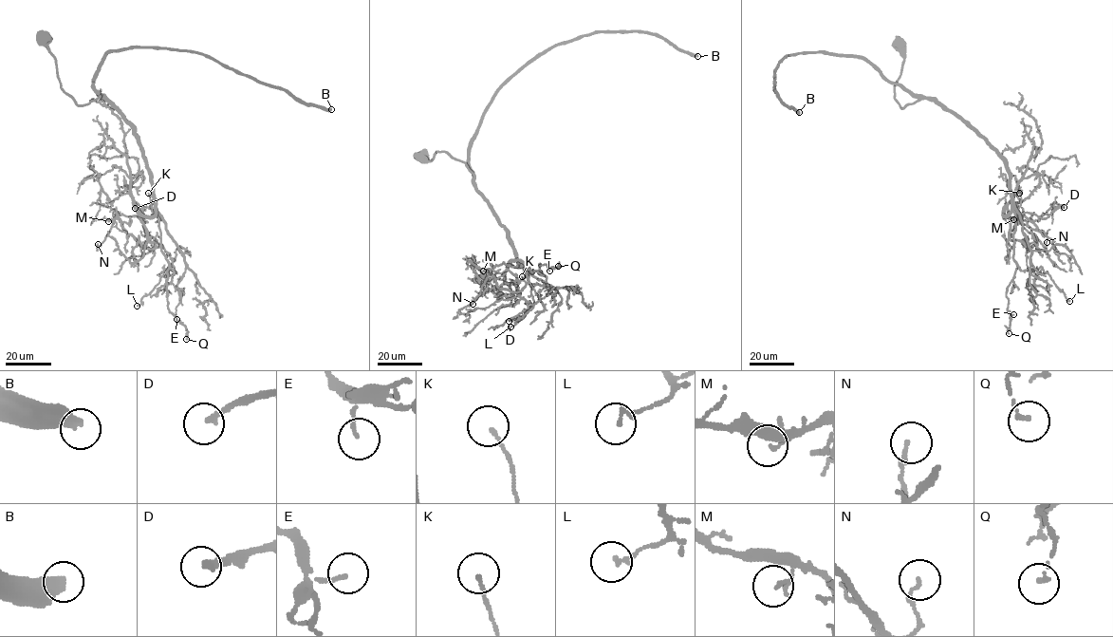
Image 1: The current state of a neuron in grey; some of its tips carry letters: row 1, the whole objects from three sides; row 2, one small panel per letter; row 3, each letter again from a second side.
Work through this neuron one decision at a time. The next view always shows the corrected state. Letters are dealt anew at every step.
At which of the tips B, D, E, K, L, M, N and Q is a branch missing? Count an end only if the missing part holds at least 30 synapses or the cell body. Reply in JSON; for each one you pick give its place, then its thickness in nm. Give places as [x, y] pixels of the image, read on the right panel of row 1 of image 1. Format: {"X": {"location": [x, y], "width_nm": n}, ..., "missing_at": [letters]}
{"B": {"location": [799, 112], "width_nm": 440}, "D": {"location": [1064, 207], "width_nm": 240}, "missing_at": ["B", "D"]}

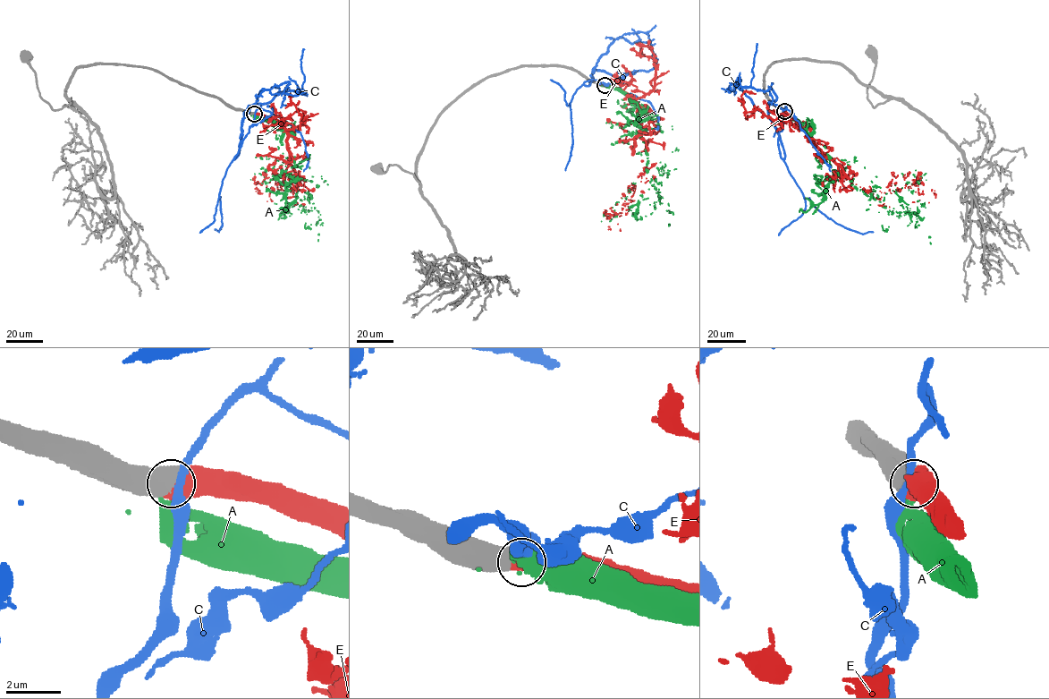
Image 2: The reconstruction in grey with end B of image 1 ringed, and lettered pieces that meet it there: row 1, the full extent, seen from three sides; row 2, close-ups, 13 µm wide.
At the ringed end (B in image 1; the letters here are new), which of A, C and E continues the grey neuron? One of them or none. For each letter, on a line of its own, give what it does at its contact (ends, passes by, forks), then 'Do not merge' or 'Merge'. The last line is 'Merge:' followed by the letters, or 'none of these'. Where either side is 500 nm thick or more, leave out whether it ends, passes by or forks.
A: Do not merge
C: Do not merge
E: Merge
Merge: E

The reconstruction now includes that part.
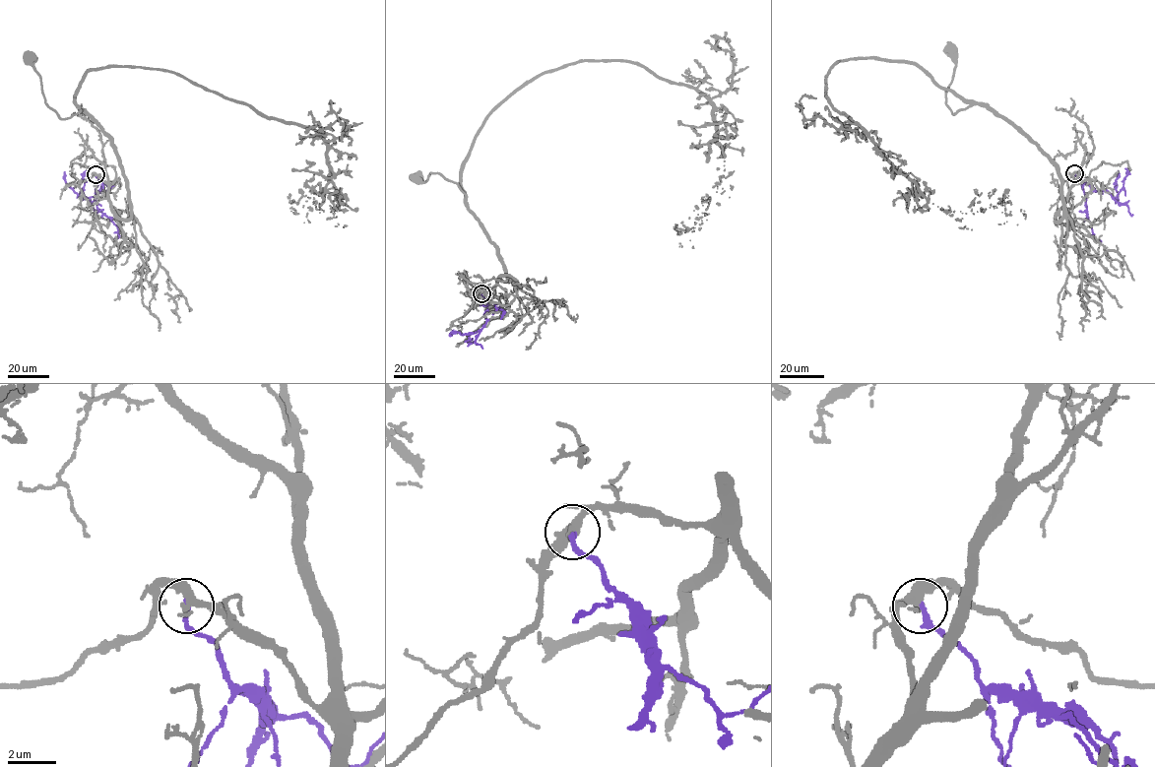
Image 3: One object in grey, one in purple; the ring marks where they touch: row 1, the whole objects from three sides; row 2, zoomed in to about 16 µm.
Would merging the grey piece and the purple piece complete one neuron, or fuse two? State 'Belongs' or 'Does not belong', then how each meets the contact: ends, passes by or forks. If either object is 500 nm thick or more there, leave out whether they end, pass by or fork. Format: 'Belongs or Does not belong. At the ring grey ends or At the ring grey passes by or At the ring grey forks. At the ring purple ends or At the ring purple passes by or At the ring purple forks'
Does not belong. At the ring grey forks. At the ring purple ends

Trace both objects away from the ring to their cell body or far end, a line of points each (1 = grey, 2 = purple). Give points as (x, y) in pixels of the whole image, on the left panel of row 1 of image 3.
1: (96, 174), (107, 185), (110, 207), (129, 219), (112, 142), (82, 109), (61, 118), (52, 110), (31, 56)
2: (96, 174), (101, 184), (97, 191), (100, 190), (95, 197), (82, 198), (65, 182), (65, 171)

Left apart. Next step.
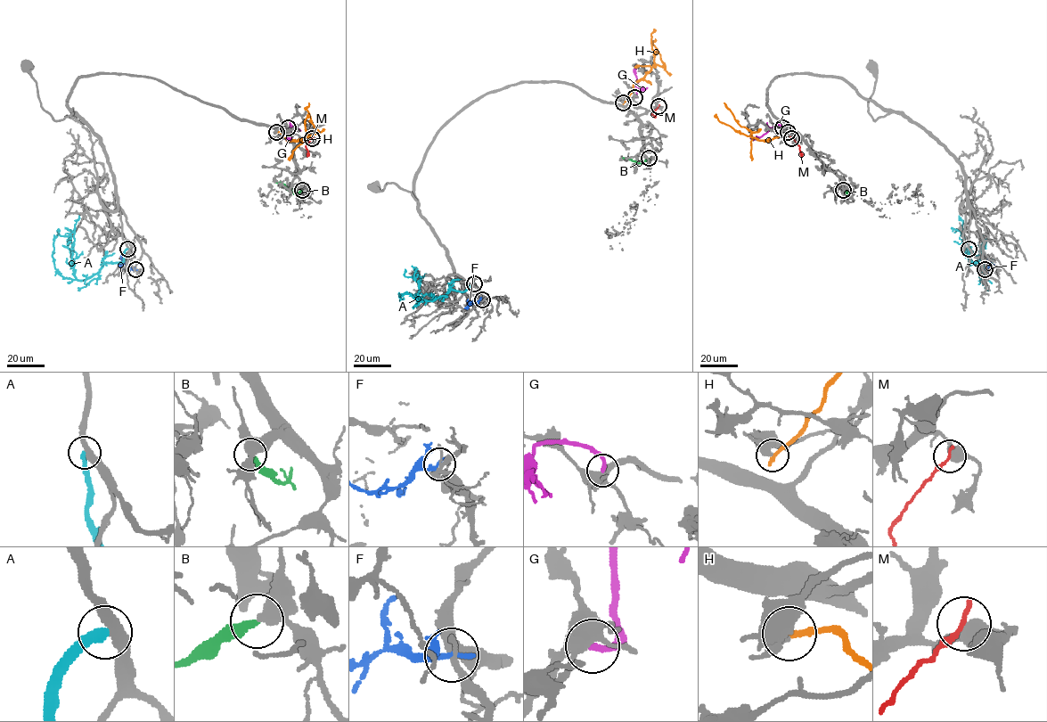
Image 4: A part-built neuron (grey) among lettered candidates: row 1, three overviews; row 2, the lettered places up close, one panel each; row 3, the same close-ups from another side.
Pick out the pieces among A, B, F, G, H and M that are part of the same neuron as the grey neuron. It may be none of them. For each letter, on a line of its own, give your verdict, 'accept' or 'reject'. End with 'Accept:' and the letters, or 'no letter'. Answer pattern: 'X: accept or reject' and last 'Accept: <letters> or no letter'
A: reject
B: reject
F: reject
G: accept
H: reject
M: reject
Accept: G

